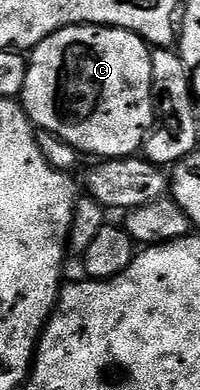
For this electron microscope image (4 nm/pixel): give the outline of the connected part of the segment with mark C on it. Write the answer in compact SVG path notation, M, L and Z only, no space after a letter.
M67 26L58 32L54 32L46 40L33 46L28 58L28 71L26 72L26 84L22 95L22 105L28 119L33 127L40 130L48 130L54 136L58 136L66 144L70 144L81 155L97 154L95 157L100 160L109 158L131 158L143 147L145 140L150 136L148 130L157 121L158 115L152 97L152 50L147 42L134 32L129 30L118 30L115 26Z

